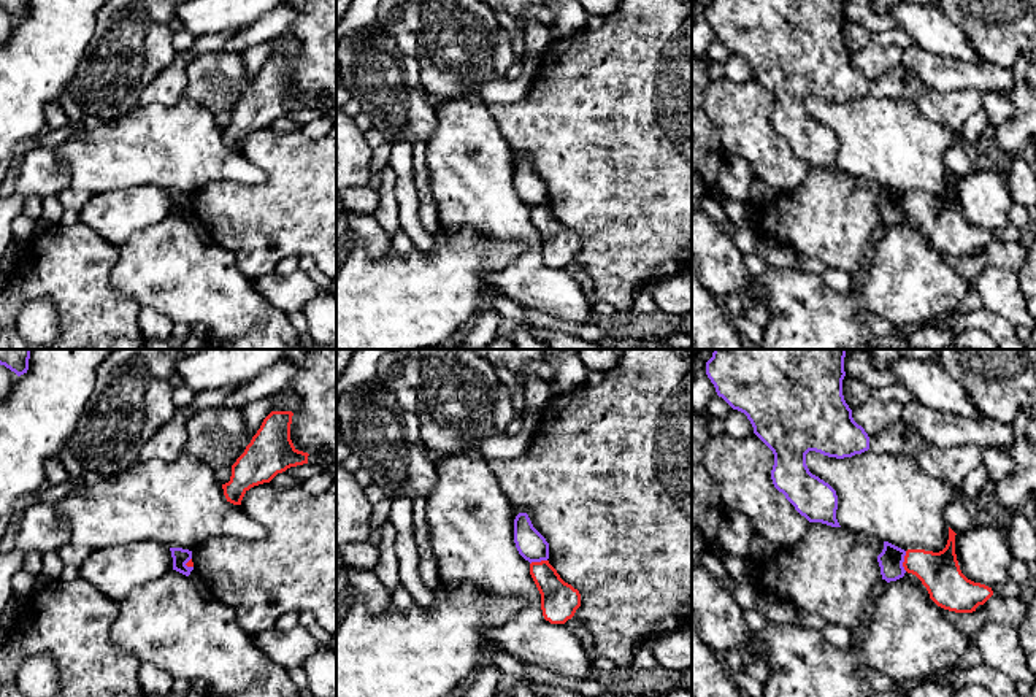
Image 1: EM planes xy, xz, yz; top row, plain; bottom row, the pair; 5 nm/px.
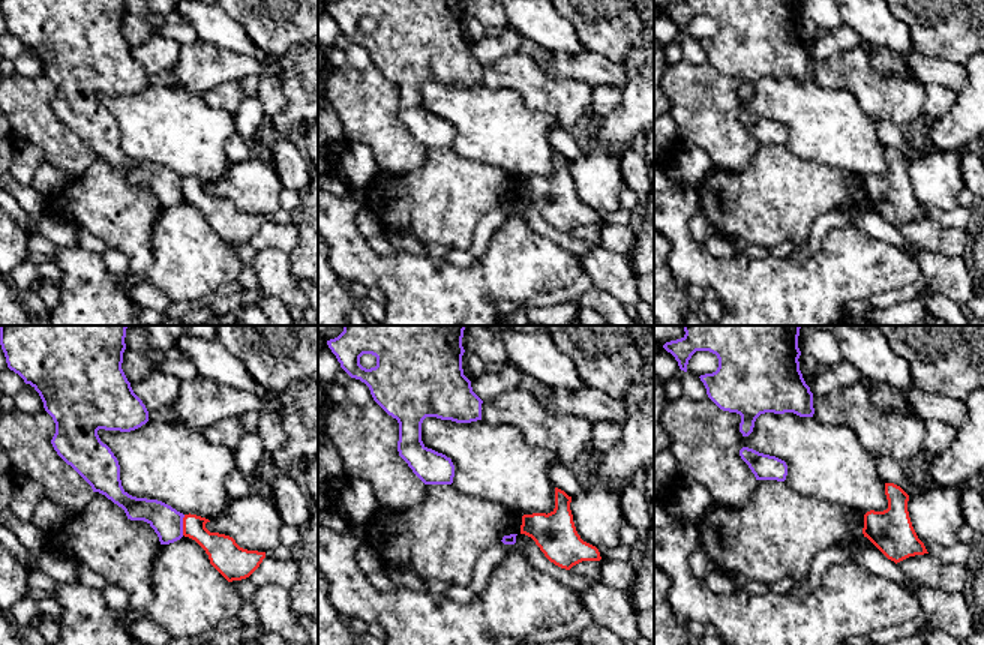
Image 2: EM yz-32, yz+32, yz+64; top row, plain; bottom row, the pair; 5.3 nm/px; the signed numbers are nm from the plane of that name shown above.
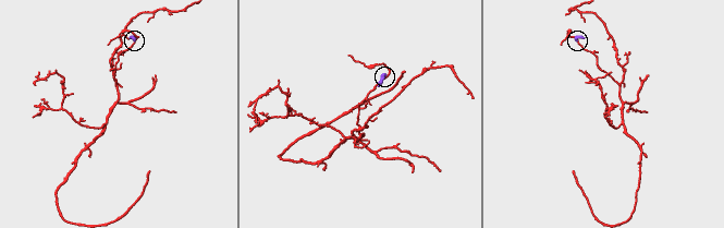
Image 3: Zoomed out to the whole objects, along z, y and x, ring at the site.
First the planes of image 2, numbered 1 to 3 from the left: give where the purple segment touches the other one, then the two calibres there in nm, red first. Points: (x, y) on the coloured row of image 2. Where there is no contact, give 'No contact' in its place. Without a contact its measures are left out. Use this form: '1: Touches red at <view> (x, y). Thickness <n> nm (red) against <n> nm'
1: Touches red at yz-32 (183, 525). Thickness 170 nm (red) against 160 nm
2: No contact
3: No contact

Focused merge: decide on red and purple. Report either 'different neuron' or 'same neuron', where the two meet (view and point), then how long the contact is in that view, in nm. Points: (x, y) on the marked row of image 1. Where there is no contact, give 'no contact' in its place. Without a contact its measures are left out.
different neuron | yz (905, 561) | 100 nm

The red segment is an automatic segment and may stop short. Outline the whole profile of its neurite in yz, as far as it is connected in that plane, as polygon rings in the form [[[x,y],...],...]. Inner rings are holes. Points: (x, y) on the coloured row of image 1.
[[[949,527],[947,545],[939,553],[907,549],[903,567],[922,581],[938,607],[955,613],[973,613],[993,595],[993,591],[961,573],[955,554],[955,535]]]

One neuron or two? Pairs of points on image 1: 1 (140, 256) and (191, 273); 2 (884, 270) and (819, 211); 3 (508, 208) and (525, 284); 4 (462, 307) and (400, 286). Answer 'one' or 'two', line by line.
1: one
2: two
3: one
4: one

